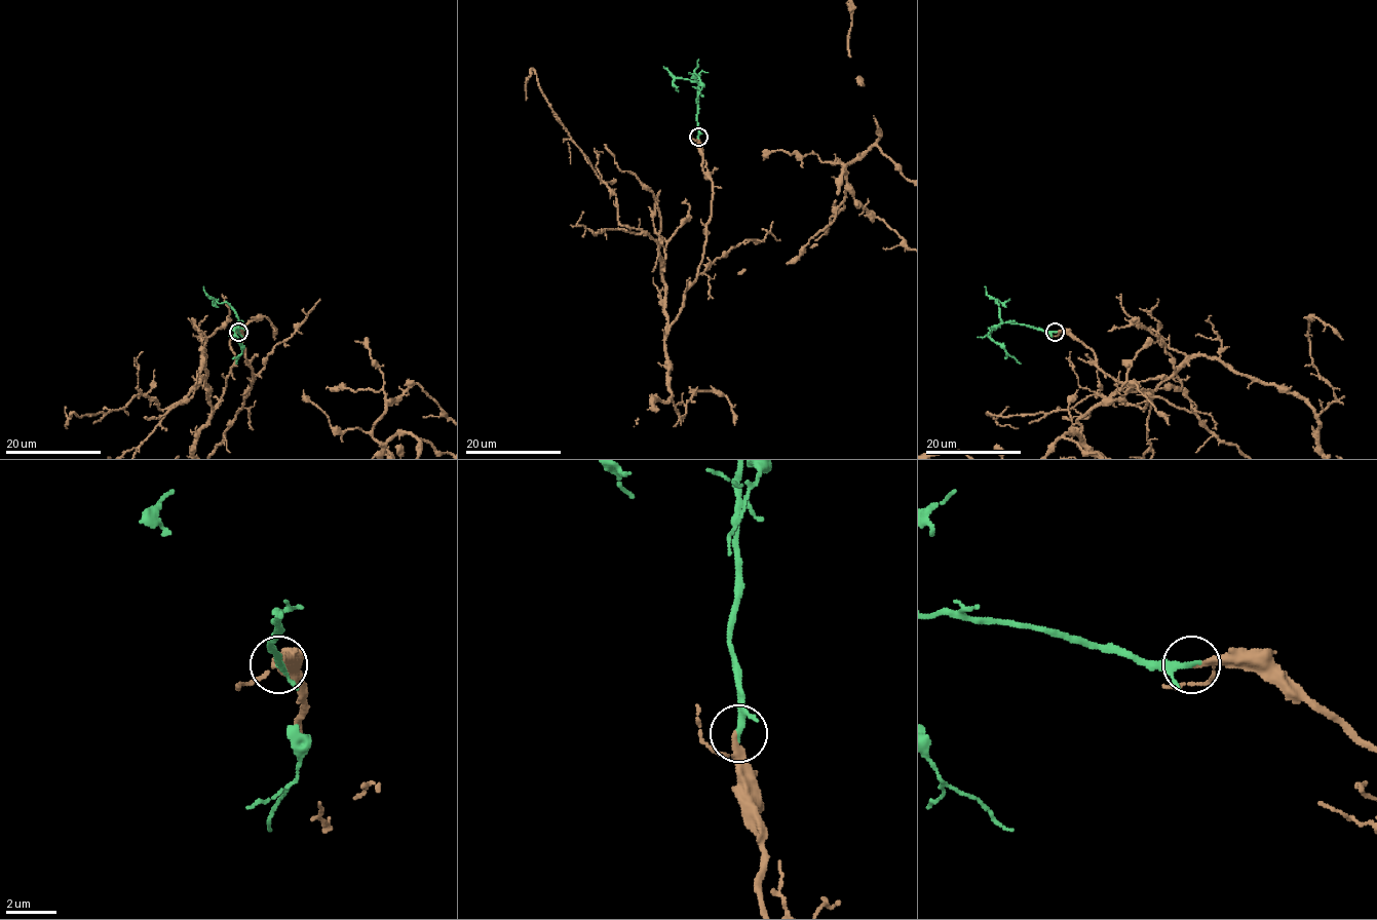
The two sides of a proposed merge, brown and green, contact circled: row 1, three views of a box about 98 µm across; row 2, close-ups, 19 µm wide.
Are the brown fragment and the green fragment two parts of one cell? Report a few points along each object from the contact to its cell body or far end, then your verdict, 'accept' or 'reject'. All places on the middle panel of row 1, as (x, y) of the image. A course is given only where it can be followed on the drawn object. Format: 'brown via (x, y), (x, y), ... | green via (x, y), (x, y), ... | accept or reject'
green via (698, 136), (698, 82), (695, 70), (702, 86), (697, 103) | accept

